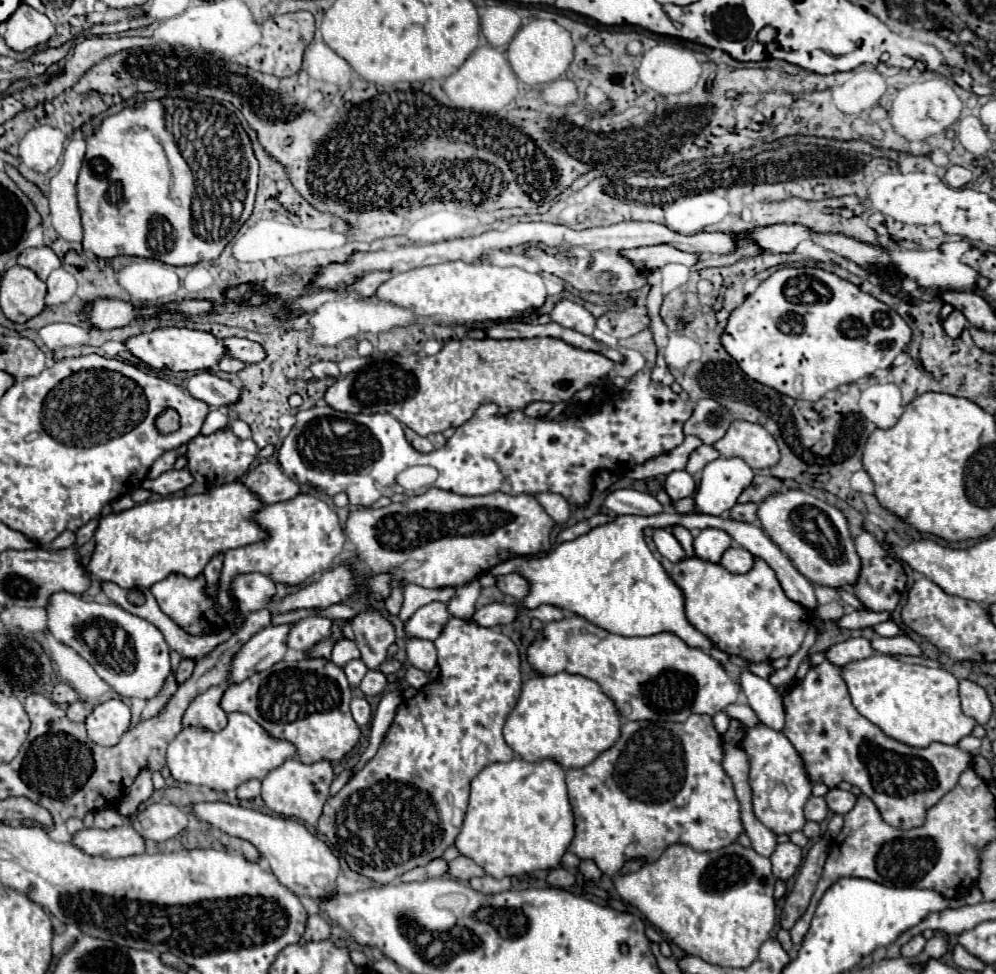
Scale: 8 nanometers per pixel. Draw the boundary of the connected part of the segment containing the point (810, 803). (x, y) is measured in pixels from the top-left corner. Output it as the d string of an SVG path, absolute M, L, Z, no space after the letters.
M810 797L804 805L804 817L808 821L822 821L828 815L828 805L822 797Z

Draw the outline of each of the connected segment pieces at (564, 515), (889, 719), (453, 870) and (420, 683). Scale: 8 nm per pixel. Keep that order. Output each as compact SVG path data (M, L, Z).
M540 493L536 495L538 503L546 509L546 513L558 523L562 525L568 517L570 517L570 503L562 497L562 495L556 495L556 493Z
M874 653L868 659L848 663L844 679L854 707L888 737L912 747L926 747L934 741L954 745L970 735L976 721L962 713L958 679L946 669L902 663L890 655Z
M456 857L454 861L450 861L450 871L448 871L454 879L458 881L468 881L472 877L482 877L486 875L482 867L478 867L472 859L466 859L466 857Z
M408 665L408 667L406 667L406 677L404 677L404 681L406 681L406 685L410 685L410 687L414 687L414 689L422 689L422 687L428 683L428 675L426 675L424 671Z

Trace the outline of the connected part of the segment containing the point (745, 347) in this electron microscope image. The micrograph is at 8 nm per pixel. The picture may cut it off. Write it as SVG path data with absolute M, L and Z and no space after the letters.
M784 267L762 281L760 287L732 311L722 335L722 345L750 379L794 399L818 401L830 389L888 369L896 355L910 343L910 337L910 327L894 309L860 291L854 283L818 267Z

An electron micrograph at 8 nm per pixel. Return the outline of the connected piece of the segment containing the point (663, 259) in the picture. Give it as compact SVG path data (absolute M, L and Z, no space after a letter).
M652 245L652 247L636 247L636 249L622 249L618 251L622 257L630 259L634 267L646 271L654 267L664 267L666 263L682 263L686 267L692 267L696 263L696 255L678 251L670 245Z

